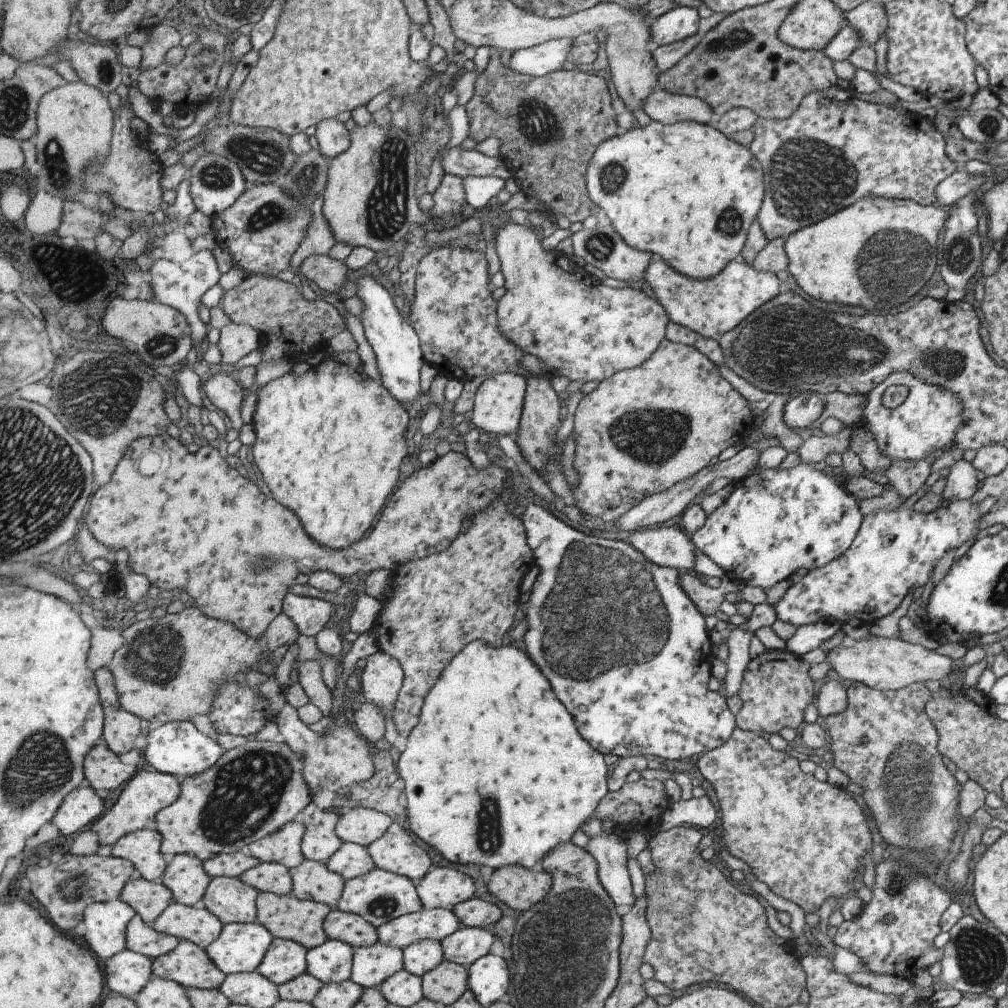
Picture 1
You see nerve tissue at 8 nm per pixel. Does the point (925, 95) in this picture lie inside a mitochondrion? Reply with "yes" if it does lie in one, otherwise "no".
no

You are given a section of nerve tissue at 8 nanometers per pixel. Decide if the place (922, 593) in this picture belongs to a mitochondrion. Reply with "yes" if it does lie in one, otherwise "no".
no

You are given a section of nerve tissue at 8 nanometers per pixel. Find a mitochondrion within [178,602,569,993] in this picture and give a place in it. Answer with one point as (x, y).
(247, 790)

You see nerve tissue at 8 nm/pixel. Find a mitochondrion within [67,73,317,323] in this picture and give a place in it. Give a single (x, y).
(261, 155)

